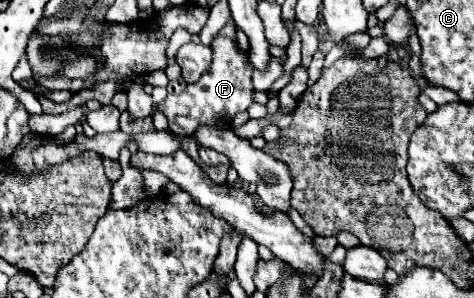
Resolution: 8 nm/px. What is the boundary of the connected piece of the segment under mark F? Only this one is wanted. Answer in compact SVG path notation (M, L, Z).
M229 21L223 25L223 29L215 35L211 43L213 63L209 71L205 71L197 83L187 85L183 93L167 95L167 99L159 105L159 111L167 117L173 133L191 135L199 125L215 125L217 115L227 113L229 117L233 117L239 111L247 111L247 107L253 103L253 85L251 85L253 67L249 63L247 53L241 51L235 41L237 41L237 25Z

